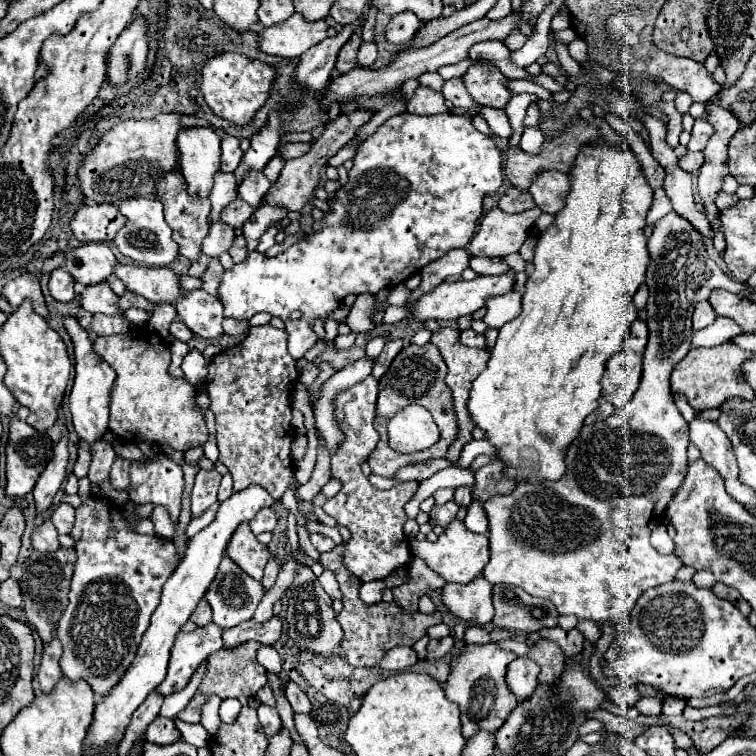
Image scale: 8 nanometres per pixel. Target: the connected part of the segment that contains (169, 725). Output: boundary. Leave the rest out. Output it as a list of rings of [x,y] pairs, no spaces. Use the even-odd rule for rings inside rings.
[[[158,715],[146,729],[146,741],[156,741],[158,745],[170,745],[180,741],[180,731],[176,729],[176,723],[172,719]]]

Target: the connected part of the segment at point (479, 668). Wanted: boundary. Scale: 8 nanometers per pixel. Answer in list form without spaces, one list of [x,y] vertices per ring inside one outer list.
[[[482,643],[460,647],[450,661],[452,671],[446,681],[446,697],[460,705],[464,737],[472,737],[472,733],[480,729],[496,733],[496,729],[500,729],[506,717],[514,711],[518,701],[506,685],[506,669],[514,659],[516,653],[498,647],[498,643]]]

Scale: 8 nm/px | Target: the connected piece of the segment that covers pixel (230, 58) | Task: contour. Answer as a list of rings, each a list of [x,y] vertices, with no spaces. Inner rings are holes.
[[[220,53],[216,57],[210,57],[202,65],[202,95],[208,107],[232,121],[234,125],[250,125],[256,117],[256,113],[264,107],[266,99],[270,97],[272,83],[276,79],[276,69],[268,63],[262,63],[258,59],[248,59],[240,53]]]

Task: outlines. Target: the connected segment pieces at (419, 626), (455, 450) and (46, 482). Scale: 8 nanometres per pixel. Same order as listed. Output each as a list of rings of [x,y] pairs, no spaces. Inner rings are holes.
[[[338,545],[334,551],[328,551],[324,555],[320,555],[320,563],[324,569],[330,569],[338,583],[340,583],[340,591],[344,595],[342,603],[342,611],[338,615],[338,623],[344,631],[344,637],[340,641],[340,647],[342,647],[342,653],[344,653],[344,659],[350,663],[350,665],[356,665],[356,667],[374,667],[380,663],[380,659],[384,657],[384,653],[388,653],[392,647],[398,647],[398,645],[408,645],[412,647],[420,637],[426,635],[426,629],[432,627],[432,625],[438,625],[442,623],[442,613],[432,613],[432,615],[424,615],[420,611],[416,613],[402,613],[402,609],[396,605],[396,603],[376,603],[376,605],[366,605],[360,595],[358,595],[358,589],[360,589],[360,579],[358,577],[352,577],[344,565],[342,565],[342,551],[344,551],[344,545]]]
[[[448,327],[434,331],[432,337],[430,337],[430,343],[434,343],[434,345],[438,347],[438,351],[442,353],[442,359],[444,359],[444,363],[446,363],[446,367],[448,367],[448,373],[446,373],[446,379],[444,379],[444,381],[446,381],[446,385],[448,385],[450,391],[452,391],[452,397],[454,397],[454,409],[456,409],[456,415],[458,415],[458,421],[460,421],[460,433],[458,433],[458,439],[450,445],[448,453],[446,453],[446,457],[444,457],[444,459],[450,461],[452,465],[456,465],[458,459],[460,459],[462,447],[464,447],[466,443],[472,441],[474,421],[472,421],[472,417],[470,417],[470,413],[468,413],[468,405],[466,405],[466,401],[468,401],[468,397],[470,397],[470,387],[472,387],[472,381],[482,373],[484,365],[488,363],[490,351],[488,351],[488,349],[472,349],[472,347],[462,345],[460,339],[458,339],[458,331],[456,331],[456,329],[448,329]]]
[[[62,433],[62,439],[54,443],[52,459],[48,461],[46,469],[38,477],[34,491],[32,491],[38,515],[48,511],[48,507],[52,505],[52,499],[66,477],[66,463],[68,463],[68,433]]]

